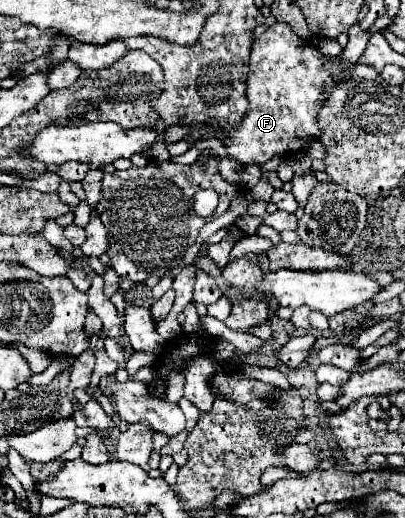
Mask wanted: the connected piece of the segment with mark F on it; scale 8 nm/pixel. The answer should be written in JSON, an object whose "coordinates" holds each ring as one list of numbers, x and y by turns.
{"coordinates":[[277,22,269,26,251,46,251,62,247,74,247,98,249,108,235,134,227,136,227,152,231,160,241,164,265,164,275,154,291,154,305,150,319,138,319,126,315,120,319,104,323,104,321,90,327,92,341,80,341,70,349,68,349,62,329,60,317,48,301,40,291,26]]}

